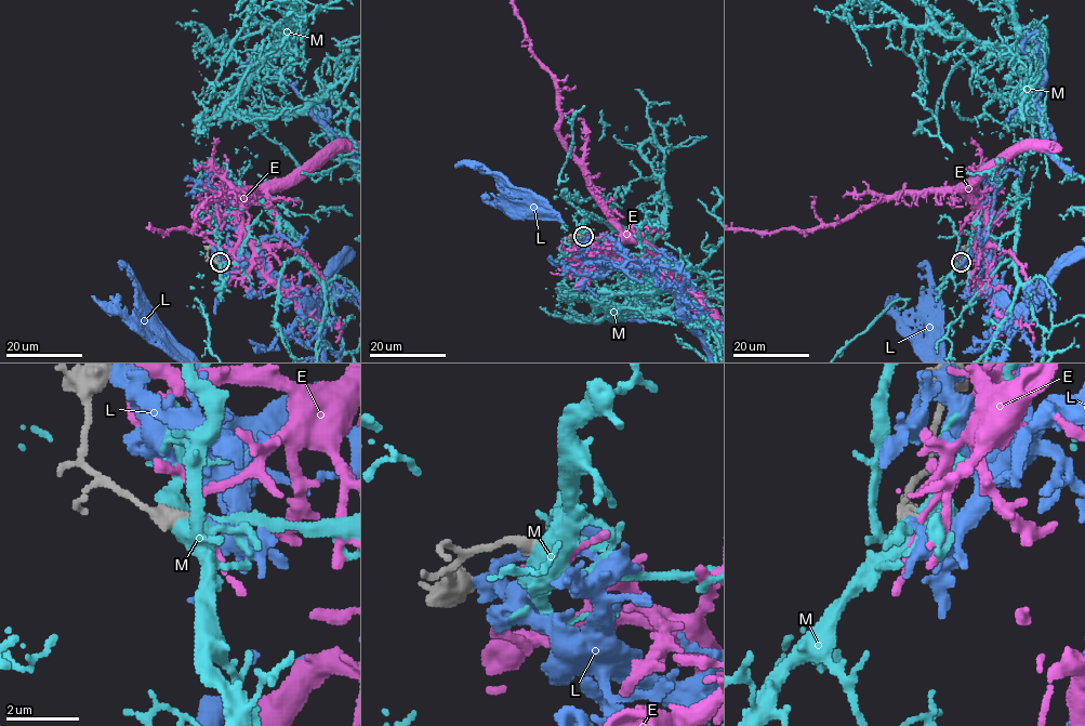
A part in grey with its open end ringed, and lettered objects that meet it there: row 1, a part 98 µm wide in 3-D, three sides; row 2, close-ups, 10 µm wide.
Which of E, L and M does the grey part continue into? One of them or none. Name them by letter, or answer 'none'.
none

